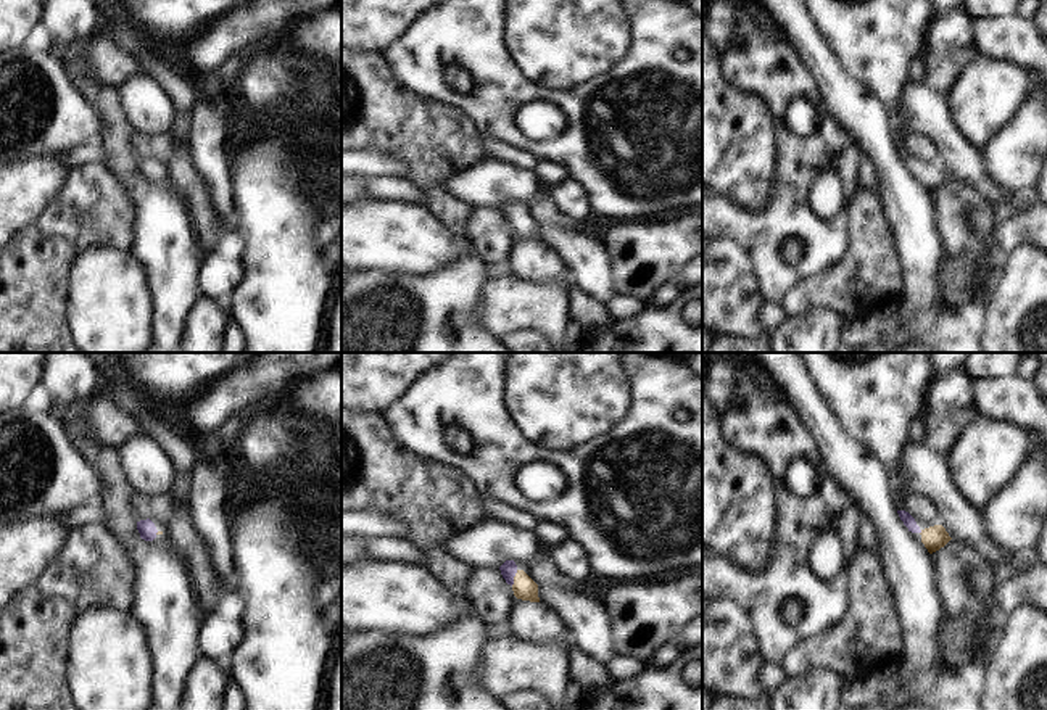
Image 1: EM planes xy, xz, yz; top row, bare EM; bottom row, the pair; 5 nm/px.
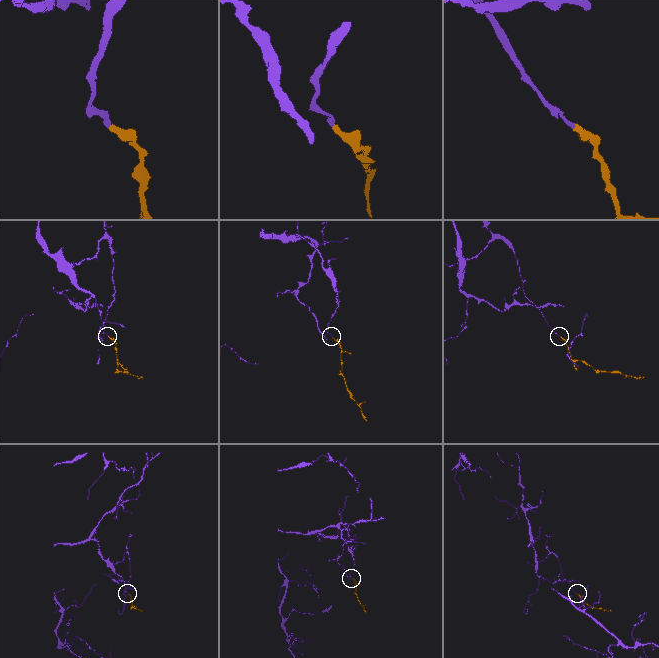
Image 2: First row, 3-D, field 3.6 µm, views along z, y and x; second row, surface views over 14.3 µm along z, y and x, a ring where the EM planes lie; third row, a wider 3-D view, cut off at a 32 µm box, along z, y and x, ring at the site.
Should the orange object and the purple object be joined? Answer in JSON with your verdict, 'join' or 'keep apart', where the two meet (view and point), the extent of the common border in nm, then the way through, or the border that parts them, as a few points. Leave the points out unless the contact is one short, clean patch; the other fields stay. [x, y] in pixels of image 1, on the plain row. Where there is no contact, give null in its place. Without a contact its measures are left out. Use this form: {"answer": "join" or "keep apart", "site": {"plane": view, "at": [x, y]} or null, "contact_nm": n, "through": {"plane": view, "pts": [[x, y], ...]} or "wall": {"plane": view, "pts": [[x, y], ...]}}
{"answer": "join", "site": {"plane": "xz", "at": [514, 218]}, "contact_nm": 90, "through": {"plane": "xz", "pts": [[524, 227], [514, 218], [508, 208]]}}

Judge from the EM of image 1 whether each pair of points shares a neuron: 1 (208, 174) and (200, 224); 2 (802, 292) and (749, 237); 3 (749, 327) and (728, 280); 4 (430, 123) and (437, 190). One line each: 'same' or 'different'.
1: different
2: different
3: same
4: same

